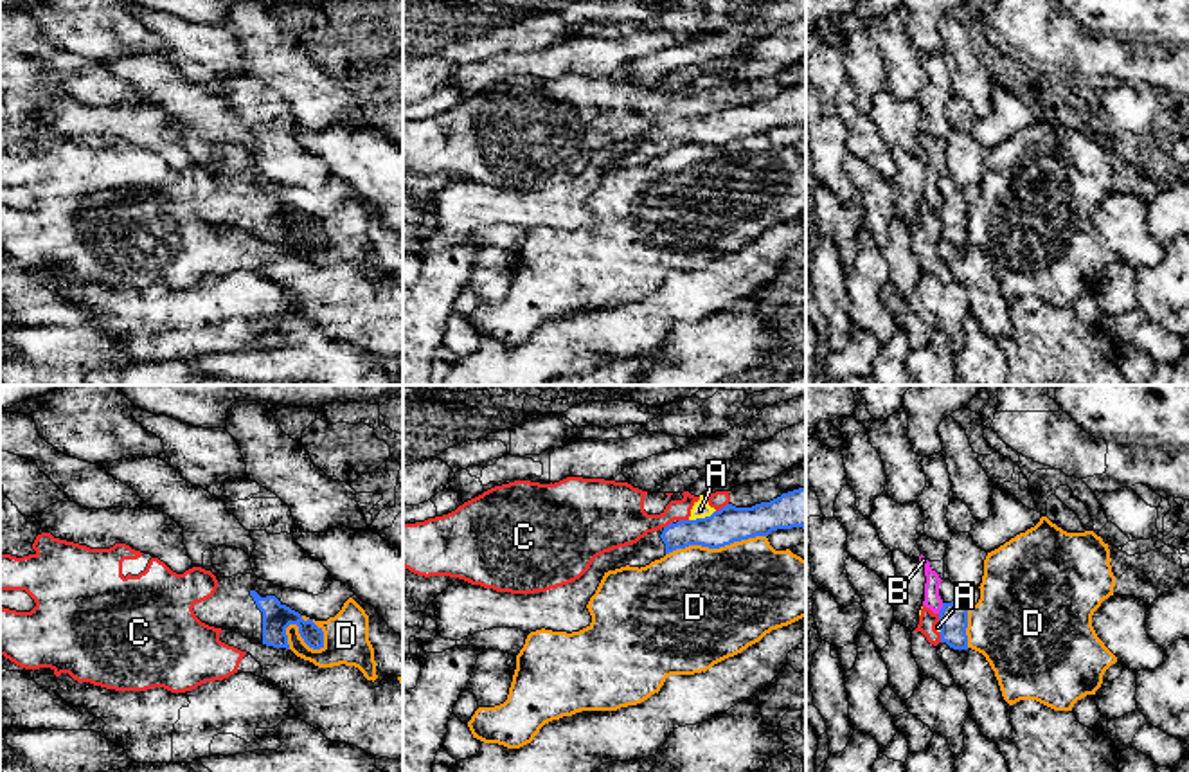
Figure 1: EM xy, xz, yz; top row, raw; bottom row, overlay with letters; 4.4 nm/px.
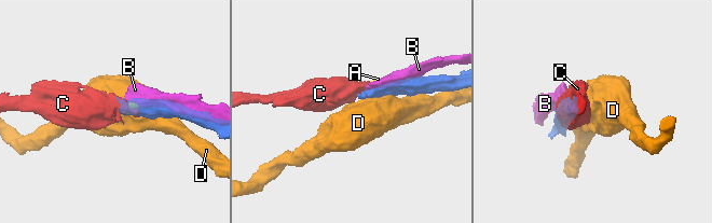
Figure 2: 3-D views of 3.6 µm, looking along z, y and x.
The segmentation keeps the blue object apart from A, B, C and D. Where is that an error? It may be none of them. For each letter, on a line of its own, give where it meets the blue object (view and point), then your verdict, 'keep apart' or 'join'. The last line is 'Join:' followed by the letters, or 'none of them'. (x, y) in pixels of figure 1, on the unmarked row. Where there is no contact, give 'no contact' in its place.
A: xz (702, 116) | keep apart
B: yz (941, 206) | keep apart
C: xz (722, 105) | keep apart
D: xz (715, 144) | keep apart
Join: none of them

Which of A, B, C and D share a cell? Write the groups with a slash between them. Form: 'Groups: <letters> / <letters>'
Groups: A C / B / D

